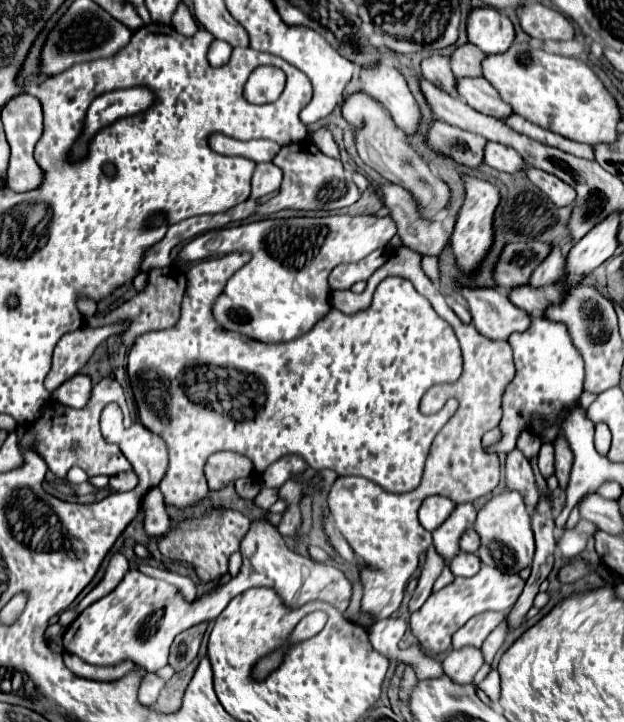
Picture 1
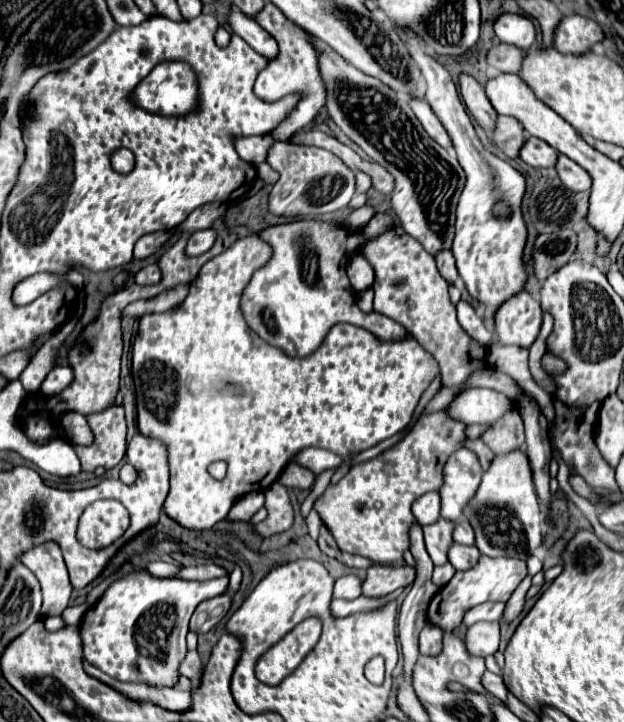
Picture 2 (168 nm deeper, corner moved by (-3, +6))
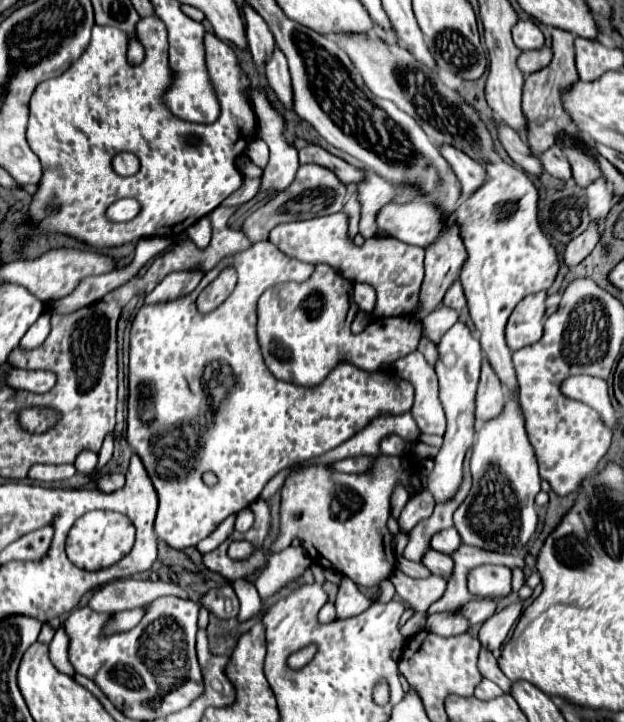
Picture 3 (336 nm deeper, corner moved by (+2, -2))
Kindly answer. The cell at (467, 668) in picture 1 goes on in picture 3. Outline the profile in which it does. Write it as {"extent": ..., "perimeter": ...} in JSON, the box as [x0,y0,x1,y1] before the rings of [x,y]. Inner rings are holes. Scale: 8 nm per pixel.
{"extent":[478,603,522,651],"perimeter":[[[514,603],[514,605],[508,605],[506,609],[494,613],[478,631],[478,639],[480,639],[480,645],[488,651],[496,651],[500,649],[500,645],[504,643],[510,627],[514,625],[514,621],[520,617],[520,611],[522,611],[522,605],[520,603]]]}

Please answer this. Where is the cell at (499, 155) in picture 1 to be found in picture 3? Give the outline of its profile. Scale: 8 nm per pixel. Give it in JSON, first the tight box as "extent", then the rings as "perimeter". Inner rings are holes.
{"extent":[538,147,570,179],"perimeter":[[[550,147],[544,153],[538,155],[542,167],[546,173],[558,177],[558,179],[570,179],[570,165],[562,153],[560,147]]]}

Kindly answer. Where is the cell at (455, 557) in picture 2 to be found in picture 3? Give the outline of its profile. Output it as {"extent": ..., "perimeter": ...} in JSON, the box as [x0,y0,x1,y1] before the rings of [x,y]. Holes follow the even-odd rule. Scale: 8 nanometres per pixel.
{"extent":[422,549,454,577],"perimeter":[[[430,549],[426,553],[426,557],[422,559],[422,563],[434,573],[434,575],[442,575],[442,577],[450,577],[454,571],[454,559],[446,553],[438,553],[434,549]]]}

